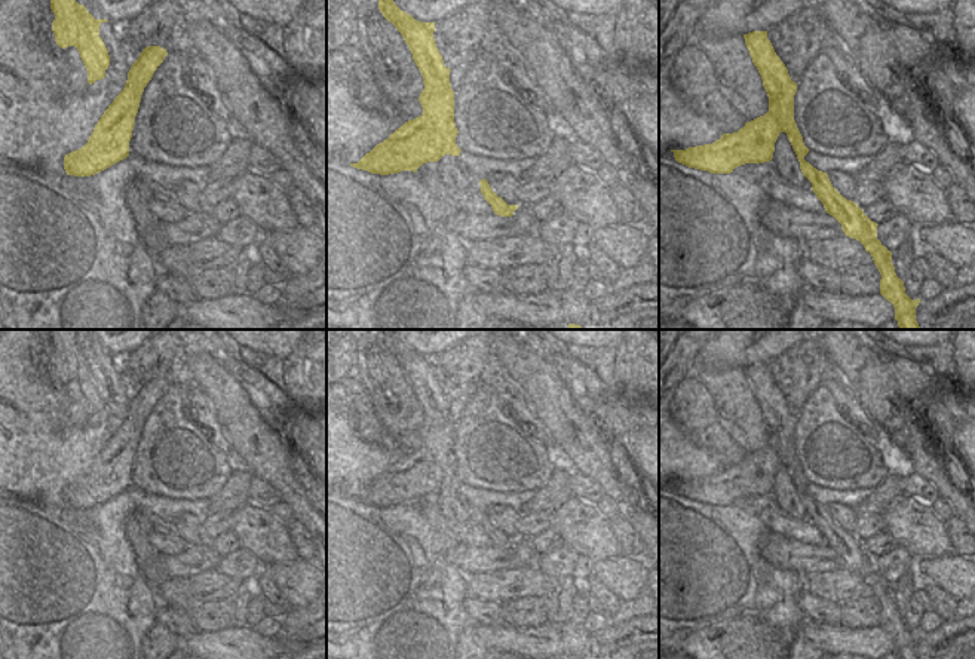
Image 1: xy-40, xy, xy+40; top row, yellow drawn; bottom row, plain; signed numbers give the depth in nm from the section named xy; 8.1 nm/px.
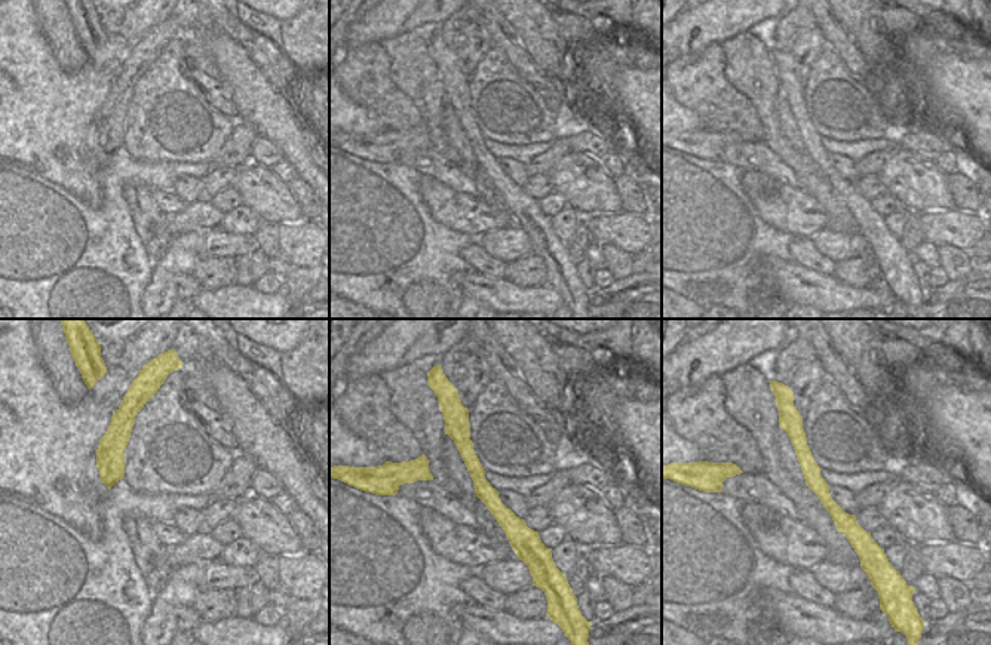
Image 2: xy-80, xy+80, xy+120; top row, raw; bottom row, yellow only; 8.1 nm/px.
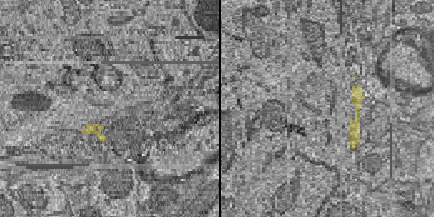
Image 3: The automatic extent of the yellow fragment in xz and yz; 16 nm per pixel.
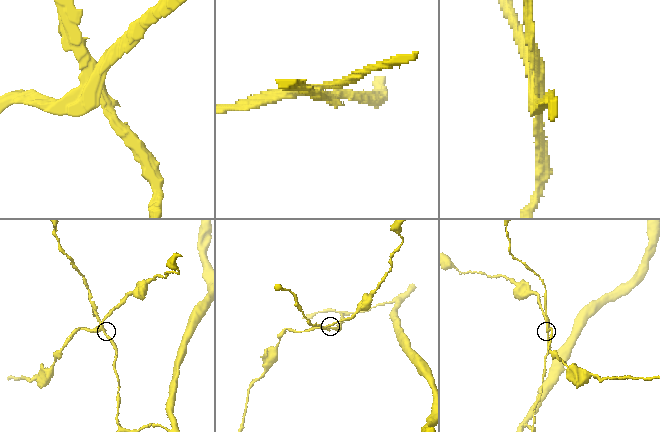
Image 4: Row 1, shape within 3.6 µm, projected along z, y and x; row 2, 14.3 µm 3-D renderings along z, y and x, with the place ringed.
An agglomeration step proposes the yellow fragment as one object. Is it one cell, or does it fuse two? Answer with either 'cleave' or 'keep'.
cleave

